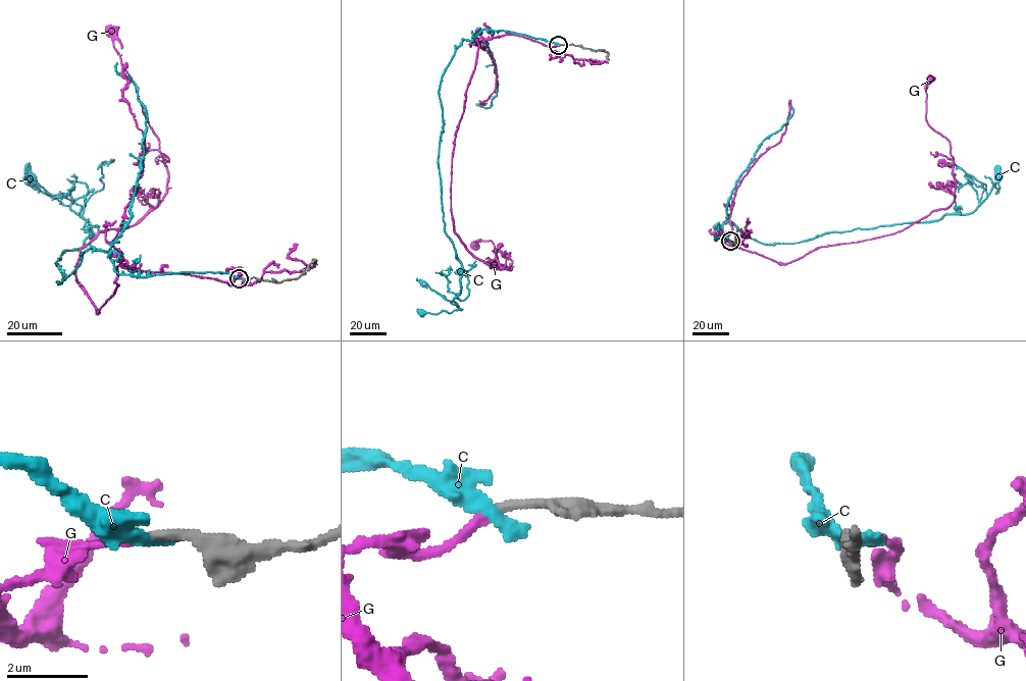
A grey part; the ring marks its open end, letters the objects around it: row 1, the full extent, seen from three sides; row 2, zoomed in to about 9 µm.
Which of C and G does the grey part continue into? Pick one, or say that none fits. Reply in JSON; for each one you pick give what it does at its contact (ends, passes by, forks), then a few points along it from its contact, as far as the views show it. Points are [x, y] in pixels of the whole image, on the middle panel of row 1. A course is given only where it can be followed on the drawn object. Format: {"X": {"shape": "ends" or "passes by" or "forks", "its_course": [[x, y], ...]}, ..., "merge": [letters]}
{"G": {"shape": "ends", "its_course": [[558, 45], [512, 34], [476, 40], [452, 157], [453, 229], [474, 257], [510, 269], [491, 241], [474, 246]]}, "merge": ["G"]}

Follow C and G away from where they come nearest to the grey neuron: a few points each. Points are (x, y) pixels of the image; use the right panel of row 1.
C: (730, 241), (714, 239), (726, 220), (751, 239), (773, 244), (971, 213), (994, 182), (996, 193), (997, 176)
G: (730, 241), (786, 263), (946, 208), (955, 178), (950, 142), (926, 118), (931, 80)

